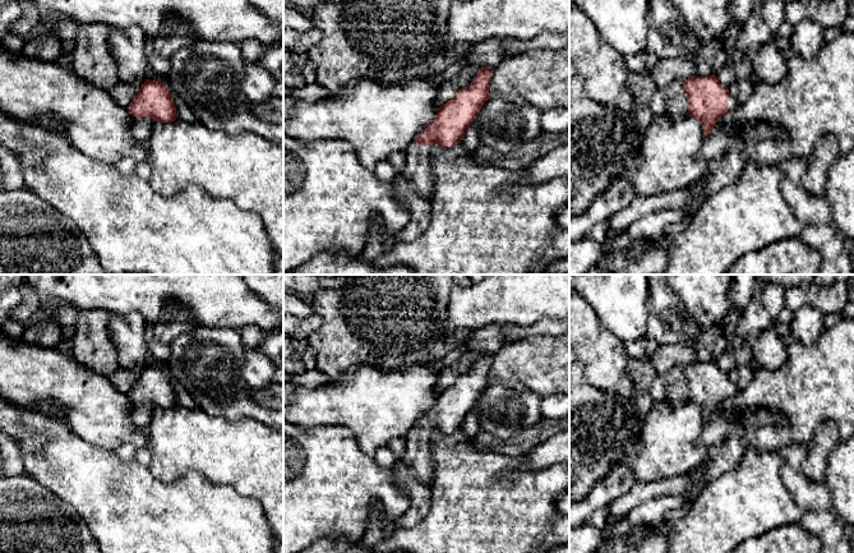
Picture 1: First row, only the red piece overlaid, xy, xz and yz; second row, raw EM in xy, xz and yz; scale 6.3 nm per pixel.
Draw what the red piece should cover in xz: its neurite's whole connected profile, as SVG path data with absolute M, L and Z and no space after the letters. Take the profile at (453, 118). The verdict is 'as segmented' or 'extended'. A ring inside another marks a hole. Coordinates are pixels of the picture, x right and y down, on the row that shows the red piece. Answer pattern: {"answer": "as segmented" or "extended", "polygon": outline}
{"answer": "extended", "polygon": "M484 66L467 87L438 109L435 119L407 146L406 162L400 171L425 199L430 201L433 194L431 165L437 151L462 140L466 129L489 100L493 69Z"}

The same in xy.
{"answer": "extended", "polygon": "M146 79L126 109L134 116L131 133L144 146L156 121L171 123L177 119L172 95L160 80Z"}

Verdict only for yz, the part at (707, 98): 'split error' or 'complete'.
split error

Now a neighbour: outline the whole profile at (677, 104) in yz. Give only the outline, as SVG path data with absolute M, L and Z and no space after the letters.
M680 78L665 88L666 110L665 114L671 119L679 119L687 115L689 103L683 91L683 83L688 79Z

